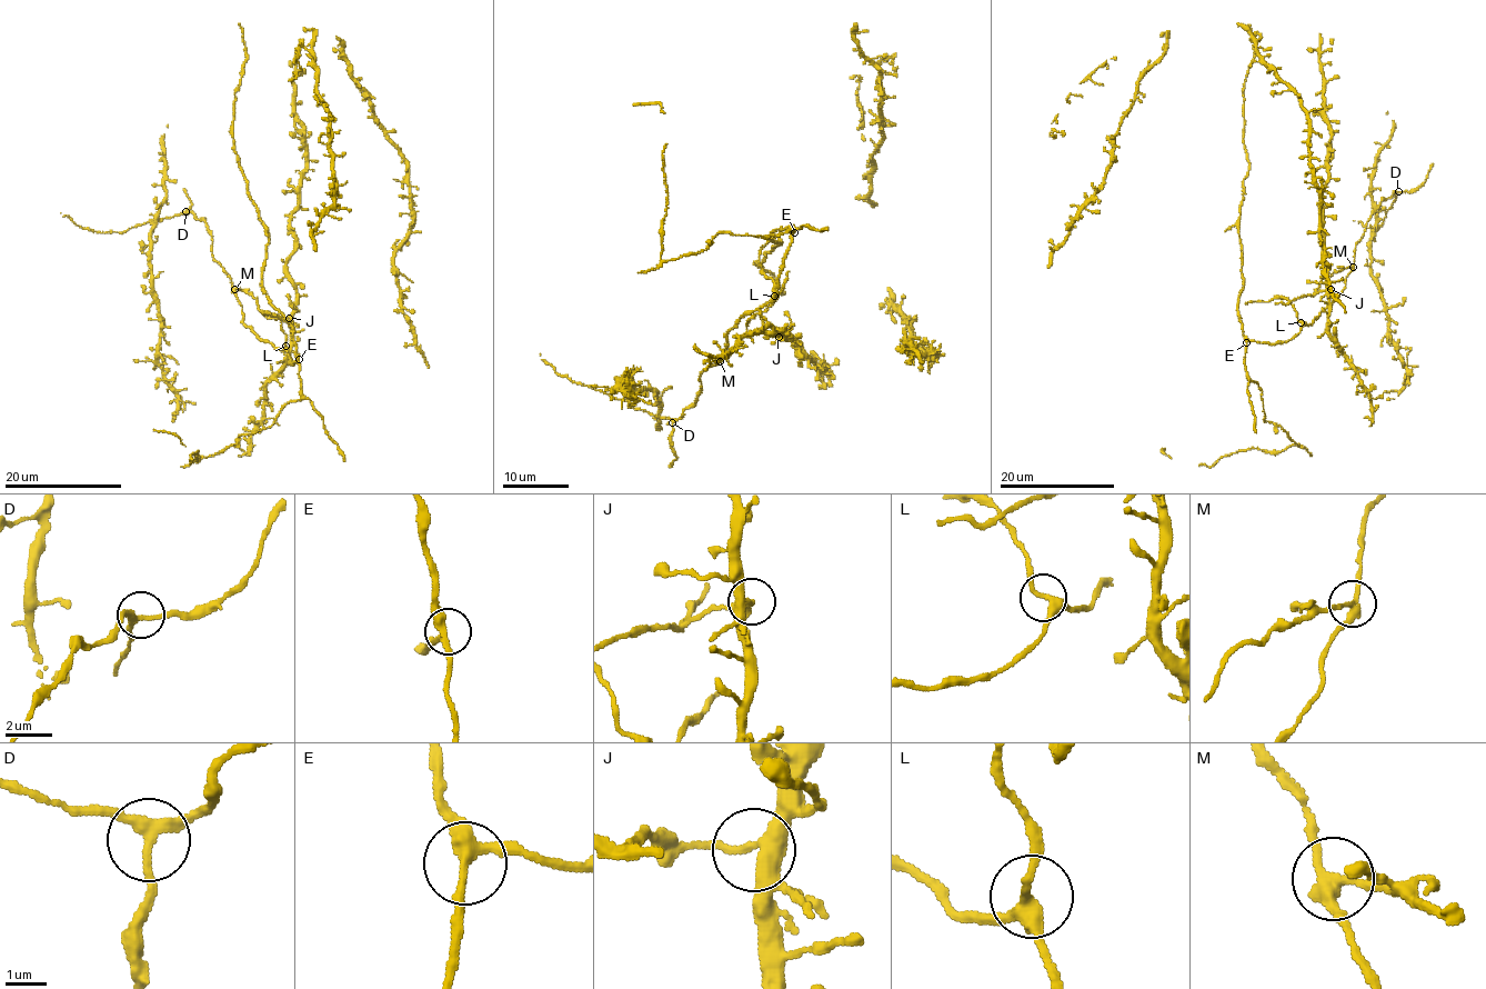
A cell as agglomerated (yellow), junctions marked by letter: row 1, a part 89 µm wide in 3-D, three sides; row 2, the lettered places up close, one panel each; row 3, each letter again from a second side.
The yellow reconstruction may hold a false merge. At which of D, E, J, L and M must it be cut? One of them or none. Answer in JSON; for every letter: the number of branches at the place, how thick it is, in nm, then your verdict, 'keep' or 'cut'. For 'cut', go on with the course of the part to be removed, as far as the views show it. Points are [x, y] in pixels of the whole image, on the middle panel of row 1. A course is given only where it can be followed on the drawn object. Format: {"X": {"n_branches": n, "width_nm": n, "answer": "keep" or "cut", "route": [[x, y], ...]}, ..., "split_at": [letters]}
{"D": {"n_branches": 3, "width_nm": 240, "answer": "keep"}, "E": {"n_branches": 3, "width_nm": 280, "answer": "keep"}, "J": {"n_branches": 3, "width_nm": 280, "answer": "keep"}, "L": {"n_branches": 3, "width_nm": 280, "answer": "keep"}, "M": {"n_branches": 3, "width_nm": 260, "answer": "cut", "route": [[720, 360], [734, 350], [746, 322], [773, 303], [789, 271]]}, "split_at": ["M"]}

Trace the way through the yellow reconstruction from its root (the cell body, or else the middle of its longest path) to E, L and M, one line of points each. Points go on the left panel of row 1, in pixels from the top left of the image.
E: (288, 267), (295, 290), (290, 316), (267, 316), (252, 295), (236, 295), (242, 321), (292, 365), (299, 359)
L: (288, 267), (295, 290), (290, 316), (267, 316), (252, 295), (236, 295), (242, 321), (275, 347), (285, 346)
M: (288, 267), (288, 280), (295, 290), (295, 309), (287, 317), (267, 316), (252, 295), (234, 289)

